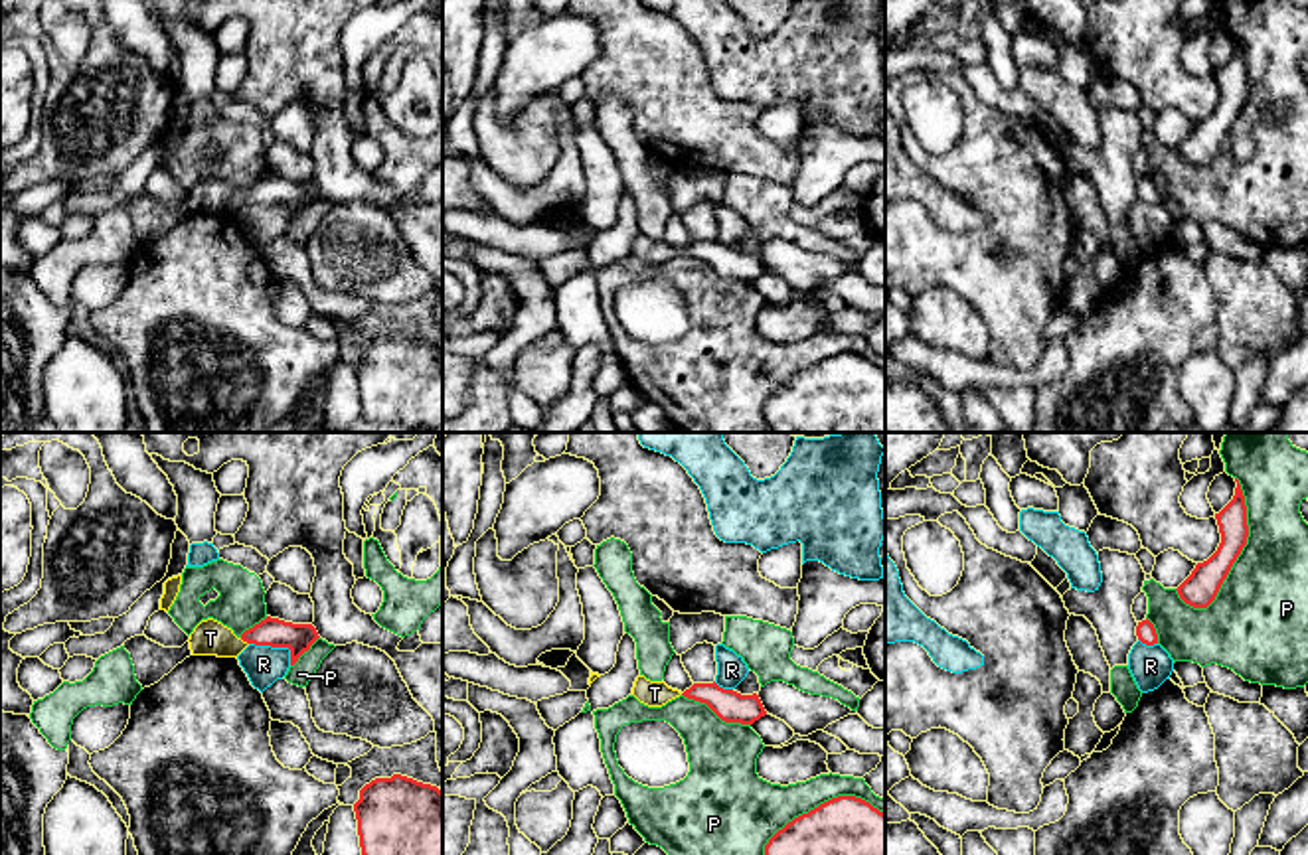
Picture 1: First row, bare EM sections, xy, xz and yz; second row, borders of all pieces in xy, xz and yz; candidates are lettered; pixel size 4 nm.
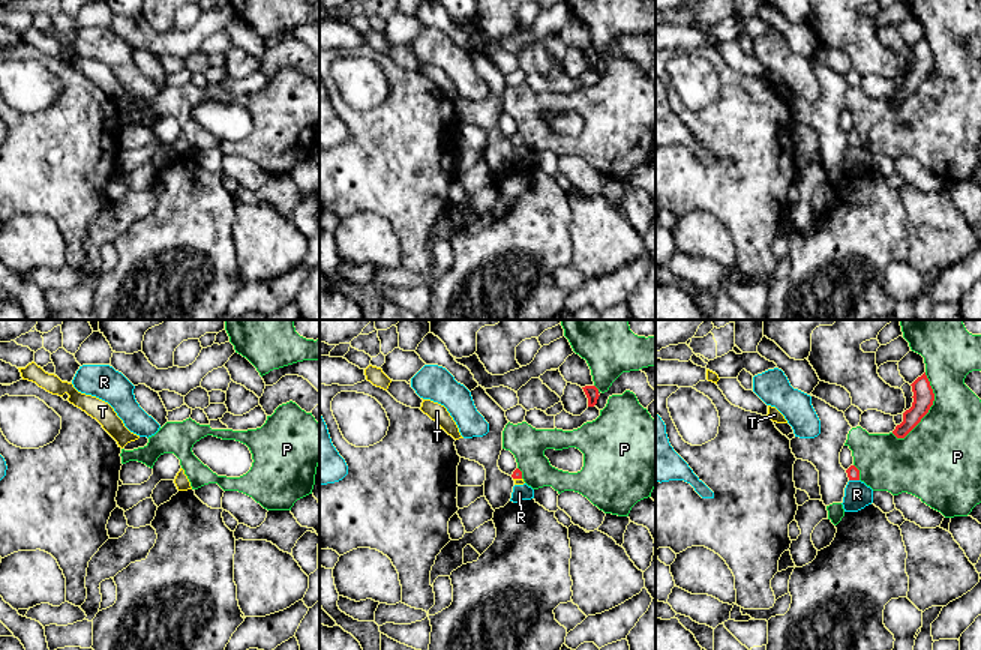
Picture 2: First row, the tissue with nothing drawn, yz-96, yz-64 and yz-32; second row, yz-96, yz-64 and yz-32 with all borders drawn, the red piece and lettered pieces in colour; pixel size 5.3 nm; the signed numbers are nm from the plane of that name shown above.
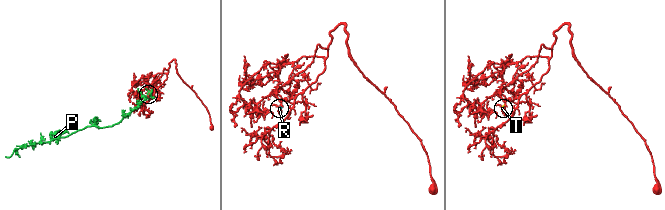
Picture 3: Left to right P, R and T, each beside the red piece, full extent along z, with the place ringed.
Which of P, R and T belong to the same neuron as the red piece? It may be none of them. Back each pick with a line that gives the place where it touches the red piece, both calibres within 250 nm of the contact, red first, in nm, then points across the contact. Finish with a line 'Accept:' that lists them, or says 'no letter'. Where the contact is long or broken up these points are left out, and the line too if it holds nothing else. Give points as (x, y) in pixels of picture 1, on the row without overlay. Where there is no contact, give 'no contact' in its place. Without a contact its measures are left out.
T: xy (244, 198) | 120/140 nm | across xy (273, 190), (253, 192), (244, 198), (222, 200), (210, 196)
Accept: T

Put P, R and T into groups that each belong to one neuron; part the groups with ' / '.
P / R / T

